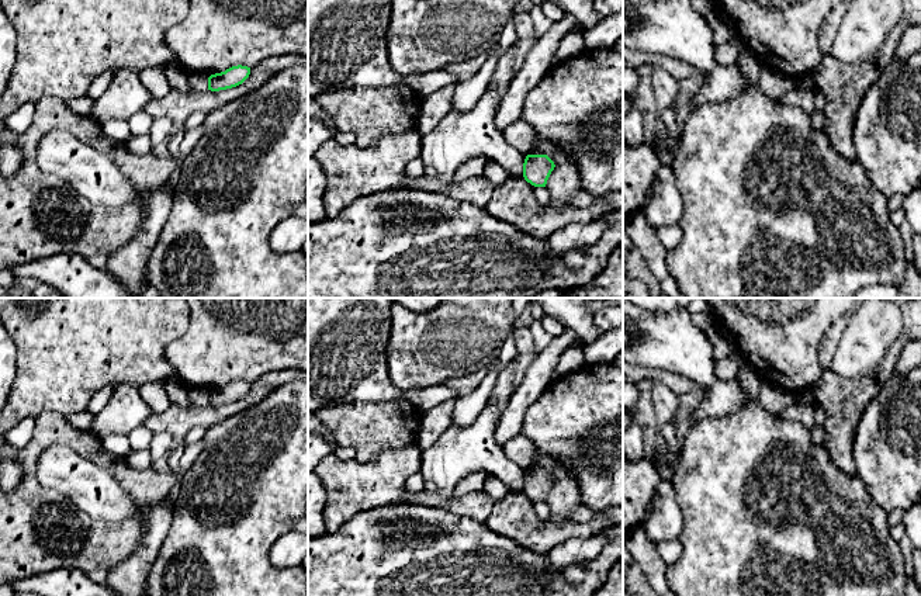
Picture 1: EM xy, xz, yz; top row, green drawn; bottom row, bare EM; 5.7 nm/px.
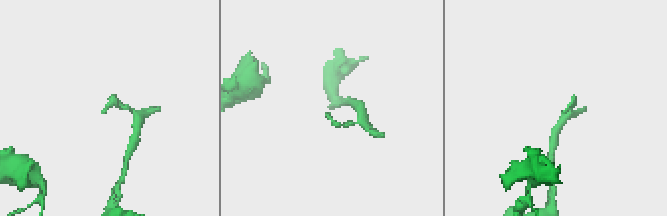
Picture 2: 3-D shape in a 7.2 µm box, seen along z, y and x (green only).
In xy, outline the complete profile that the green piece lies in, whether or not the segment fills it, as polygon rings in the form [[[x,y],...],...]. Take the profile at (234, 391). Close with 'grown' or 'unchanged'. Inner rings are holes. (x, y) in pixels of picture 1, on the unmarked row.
[[[232,381],[225,387],[211,389],[208,392],[208,405],[219,406],[236,402],[242,399],[250,389],[250,382],[247,381]]]; unchanged

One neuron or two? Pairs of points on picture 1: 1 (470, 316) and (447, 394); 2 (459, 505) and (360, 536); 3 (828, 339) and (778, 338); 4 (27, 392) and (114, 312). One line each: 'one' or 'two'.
1: two
2: two
3: two
4: one

